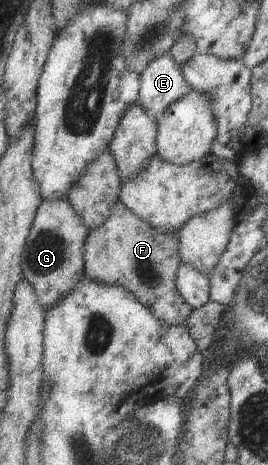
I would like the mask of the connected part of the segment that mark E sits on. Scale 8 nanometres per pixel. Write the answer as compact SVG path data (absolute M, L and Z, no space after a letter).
M169 52L154 60L141 75L138 103L158 121L172 105L189 95L191 87L183 67Z

